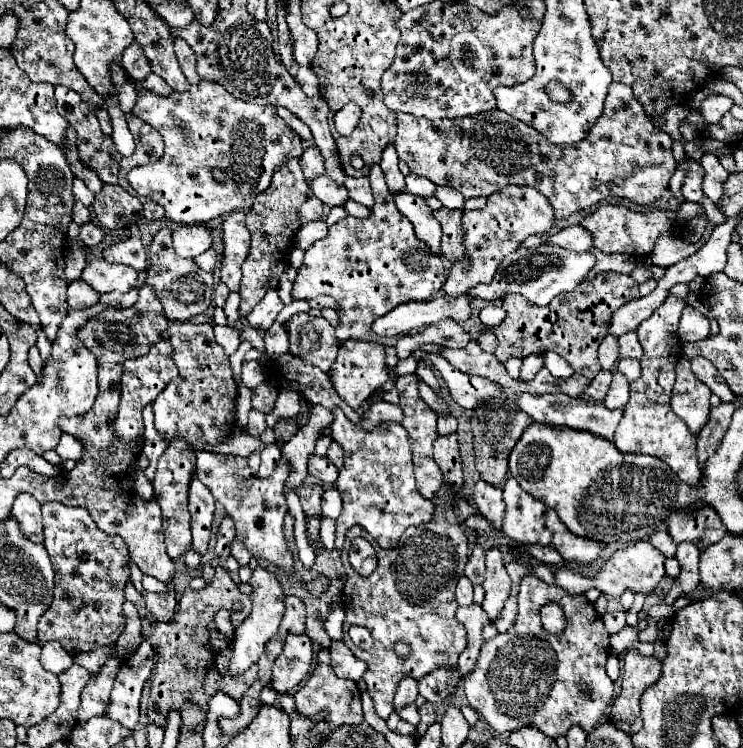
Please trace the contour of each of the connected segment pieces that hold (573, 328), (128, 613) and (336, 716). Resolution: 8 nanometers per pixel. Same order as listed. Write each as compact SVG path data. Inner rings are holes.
M599 272L591 282L583 282L573 292L555 296L547 306L535 306L523 296L505 296L503 310L507 316L503 320L503 350L495 350L495 356L507 362L507 358L525 358L529 354L553 350L563 356L575 372L593 380L601 370L597 348L607 336L613 312L637 298L637 282L619 272Z
M129 600L123 604L123 614L127 618L127 626L125 626L123 634L119 636L119 640L115 642L115 656L121 660L127 658L131 652L135 652L139 648L139 644L143 642L141 618L137 614L137 608Z
M321 650L317 660L319 662L317 662L315 672L295 694L297 712L301 712L305 716L313 716L319 712L319 708L329 710L331 720L327 720L325 724L317 724L317 728L315 728L315 730L325 730L325 732L333 732L335 728L339 728L343 724L359 724L363 720L363 710L361 710L361 692L359 692L357 684L353 680L341 680L335 676L335 672L329 668L329 650Z

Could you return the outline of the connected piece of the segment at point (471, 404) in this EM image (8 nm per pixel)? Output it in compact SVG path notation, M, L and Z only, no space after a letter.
M417 349L412 354L417 359L430 361L432 367L442 374L450 395L453 400L463 406L463 408L475 408L481 400L487 398L501 398L503 392L501 388L497 388L495 384L491 384L491 380L481 380L479 376L465 376L461 374L457 368L454 368L442 356L435 353L427 353L423 349Z

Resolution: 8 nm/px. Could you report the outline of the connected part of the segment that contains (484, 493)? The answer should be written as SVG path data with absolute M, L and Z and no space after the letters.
M479 480L473 488L473 502L477 504L477 510L487 522L501 530L503 528L503 514L505 514L505 502L501 498L501 488L491 486L483 480Z

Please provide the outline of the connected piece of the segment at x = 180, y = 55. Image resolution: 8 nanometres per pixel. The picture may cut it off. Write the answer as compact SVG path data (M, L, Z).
M175 40L175 56L177 56L179 66L181 66L185 78L189 80L189 84L199 84L201 76L197 76L197 72L195 72L195 56L193 56L193 50L189 48L189 44L185 44L185 40Z

